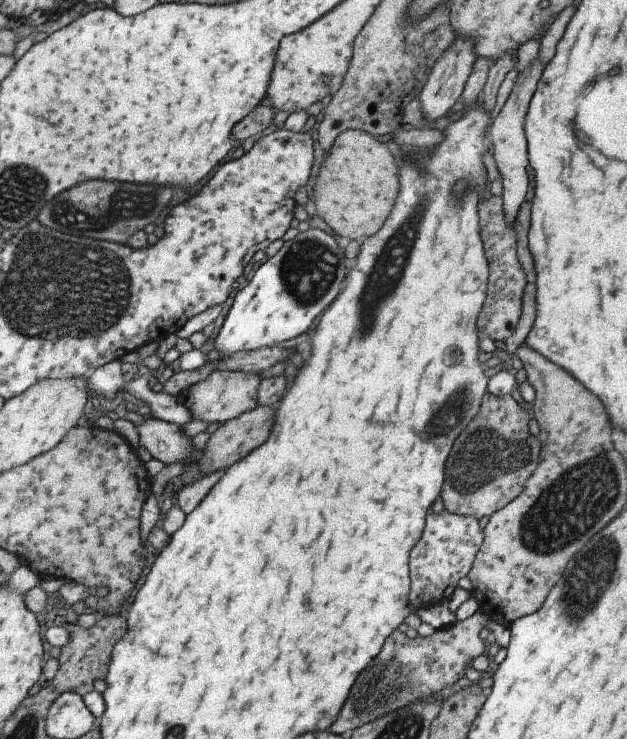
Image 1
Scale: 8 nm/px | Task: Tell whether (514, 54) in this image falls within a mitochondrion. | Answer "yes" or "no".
no

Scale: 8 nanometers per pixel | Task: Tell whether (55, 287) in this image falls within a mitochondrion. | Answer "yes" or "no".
yes

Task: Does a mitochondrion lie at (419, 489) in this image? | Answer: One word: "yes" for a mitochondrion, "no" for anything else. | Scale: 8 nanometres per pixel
no

